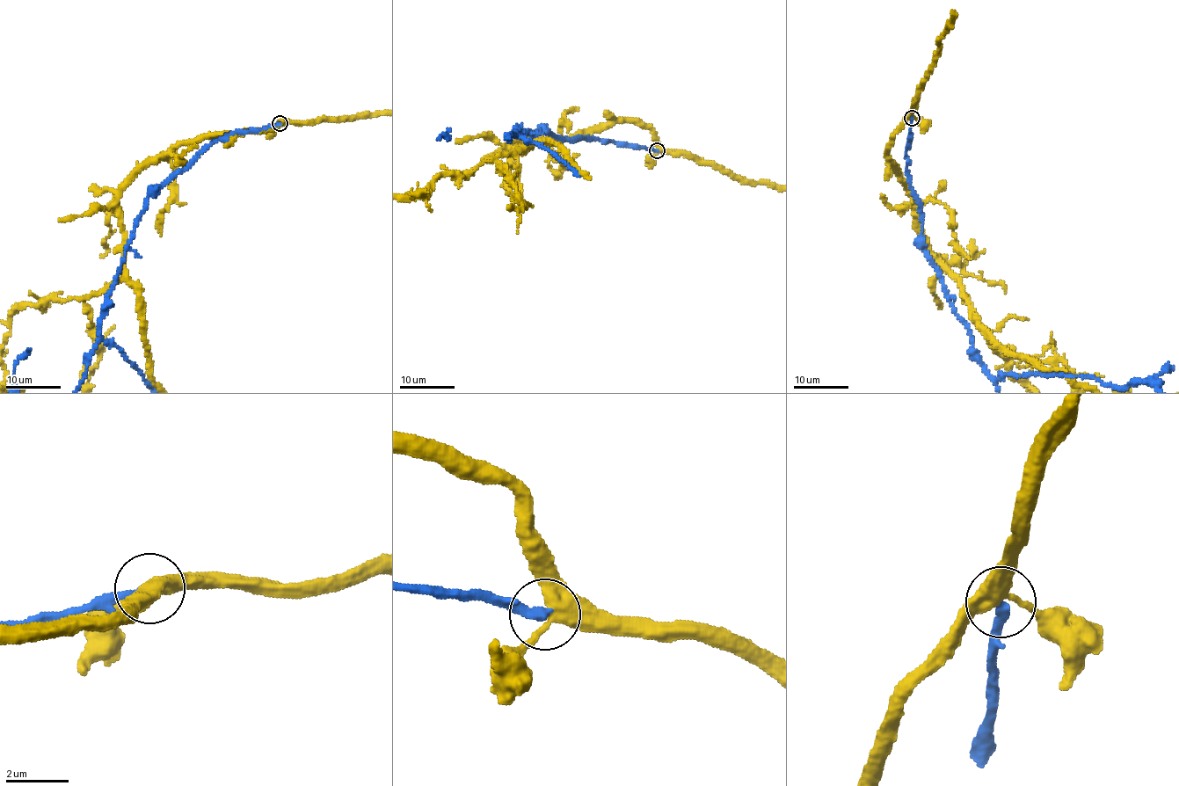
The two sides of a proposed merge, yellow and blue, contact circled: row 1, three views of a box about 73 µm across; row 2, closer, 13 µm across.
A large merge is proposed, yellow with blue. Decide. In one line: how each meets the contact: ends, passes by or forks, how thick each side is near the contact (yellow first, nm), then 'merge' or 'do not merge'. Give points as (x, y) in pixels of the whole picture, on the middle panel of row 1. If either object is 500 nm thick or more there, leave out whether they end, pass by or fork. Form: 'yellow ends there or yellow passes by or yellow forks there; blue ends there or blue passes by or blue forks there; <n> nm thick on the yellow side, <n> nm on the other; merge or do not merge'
yellow forks there; blue ends there; 380 nm thick on the yellow side, 280 nm on the other; do not merge

